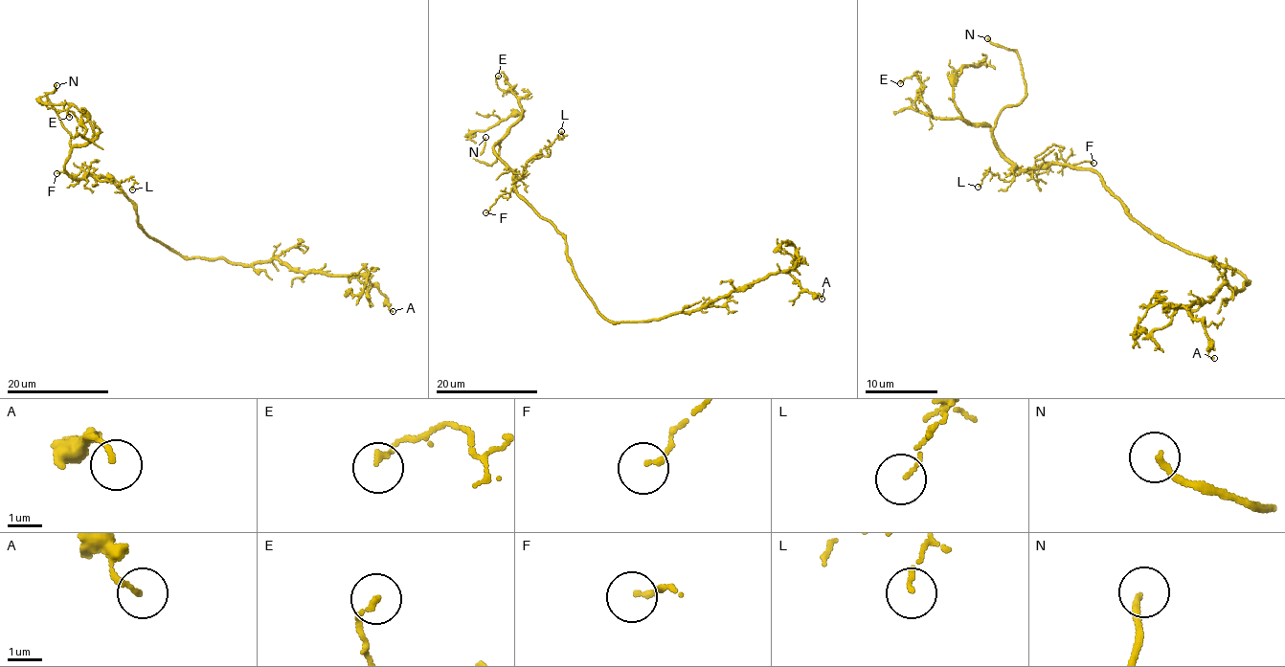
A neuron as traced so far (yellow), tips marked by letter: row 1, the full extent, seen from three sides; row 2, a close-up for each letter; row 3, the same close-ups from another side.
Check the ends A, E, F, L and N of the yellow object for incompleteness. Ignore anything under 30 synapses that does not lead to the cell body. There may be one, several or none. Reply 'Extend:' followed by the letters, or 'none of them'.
Extend: N

